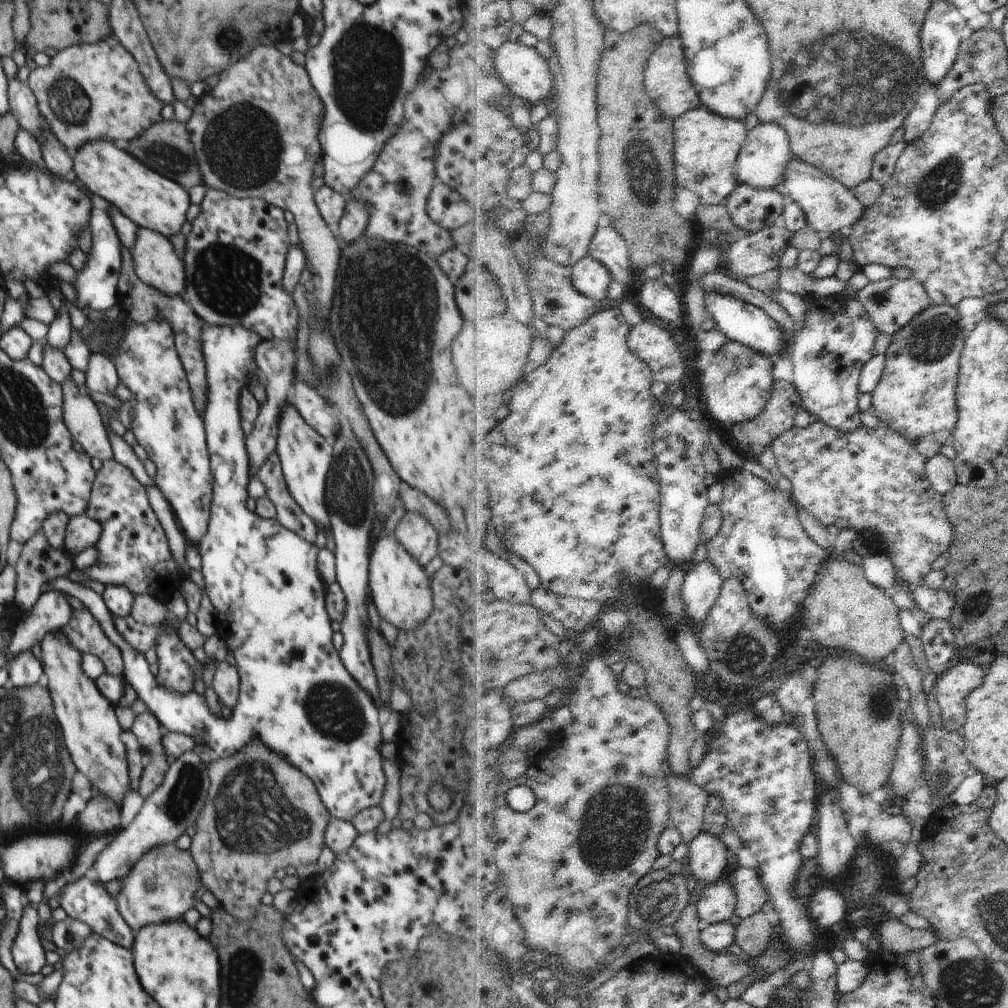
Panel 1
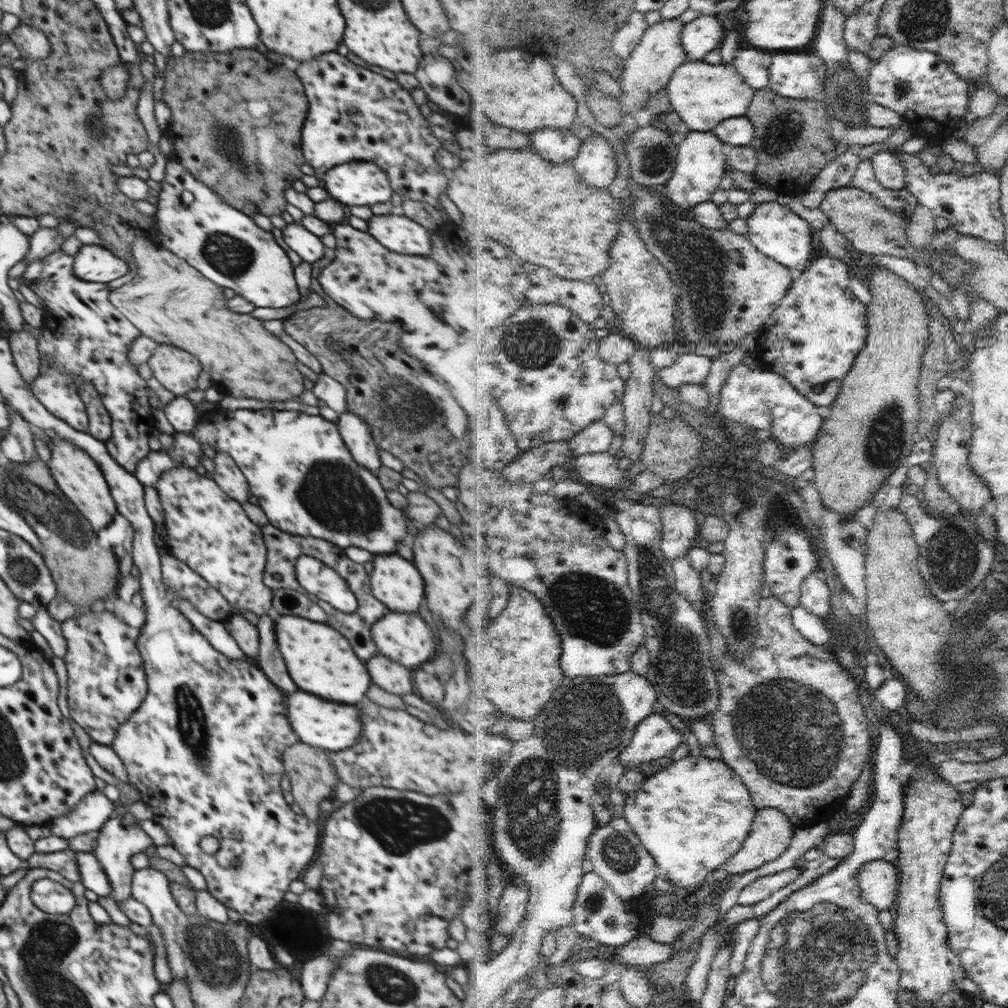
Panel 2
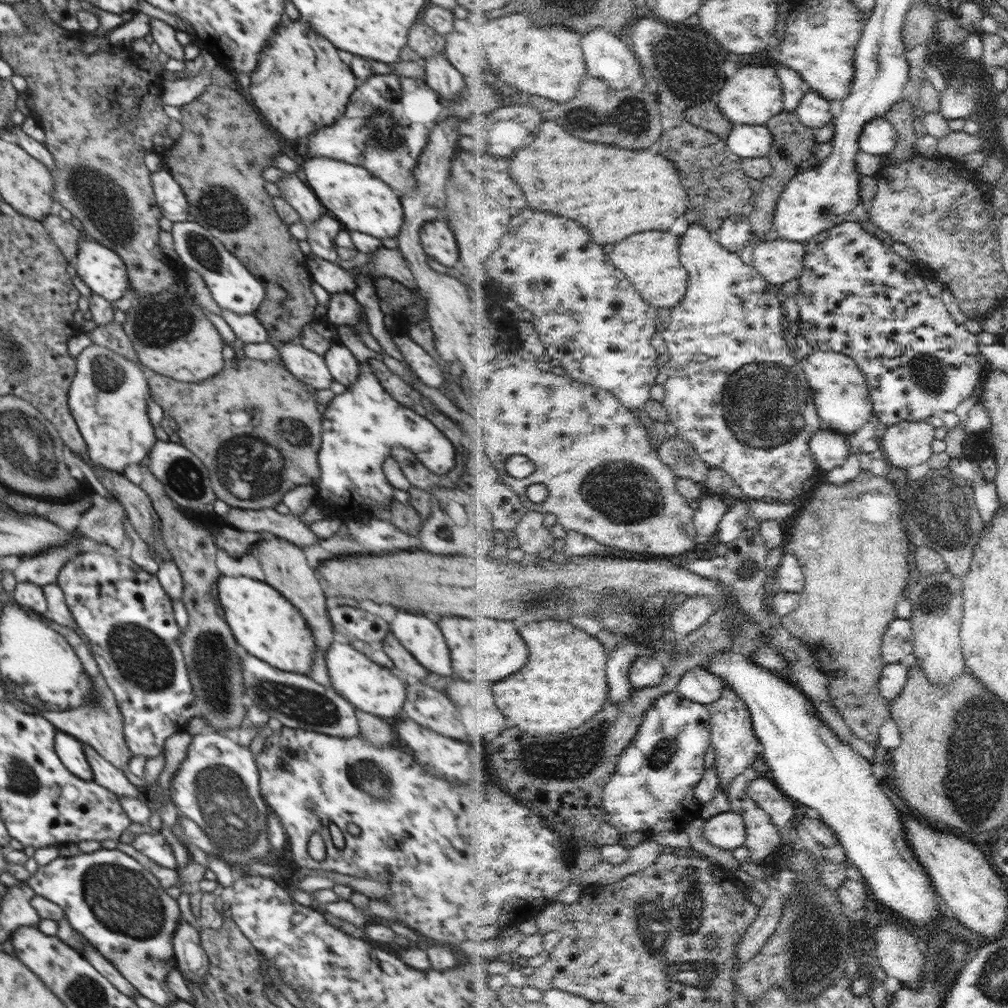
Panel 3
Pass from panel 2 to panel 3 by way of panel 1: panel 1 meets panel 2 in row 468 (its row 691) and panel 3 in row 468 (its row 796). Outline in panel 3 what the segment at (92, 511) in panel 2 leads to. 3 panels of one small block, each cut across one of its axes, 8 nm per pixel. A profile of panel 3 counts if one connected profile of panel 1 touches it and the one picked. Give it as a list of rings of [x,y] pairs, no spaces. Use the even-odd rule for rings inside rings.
[[[94,343],[76,360],[76,374],[67,401],[80,434],[88,444],[90,460],[119,473],[129,464],[142,464],[158,440],[148,418],[147,400],[152,398],[148,368],[140,361],[128,360]]]

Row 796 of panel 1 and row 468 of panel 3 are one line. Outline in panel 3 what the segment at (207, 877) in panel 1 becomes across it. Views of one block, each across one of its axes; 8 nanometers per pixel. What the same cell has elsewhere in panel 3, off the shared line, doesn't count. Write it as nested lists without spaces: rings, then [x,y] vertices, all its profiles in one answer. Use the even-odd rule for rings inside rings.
[[[250,358],[245,360],[235,360],[236,364],[231,360],[225,360],[224,370],[220,374],[216,374],[214,378],[208,378],[200,384],[190,384],[174,380],[170,377],[160,376],[160,374],[151,373],[148,377],[151,388],[151,396],[155,402],[160,402],[163,410],[168,412],[169,416],[178,424],[177,434],[181,438],[182,444],[190,449],[202,462],[209,468],[211,474],[211,487],[215,495],[224,502],[230,502],[232,506],[244,506],[244,508],[274,508],[276,504],[282,502],[282,496],[296,488],[310,484],[316,486],[320,478],[320,465],[318,464],[318,451],[322,444],[322,414],[318,411],[315,400],[316,389],[308,390],[301,381],[299,381],[283,364],[276,361],[258,361]],[[240,482],[244,482],[244,498],[240,498]]]

